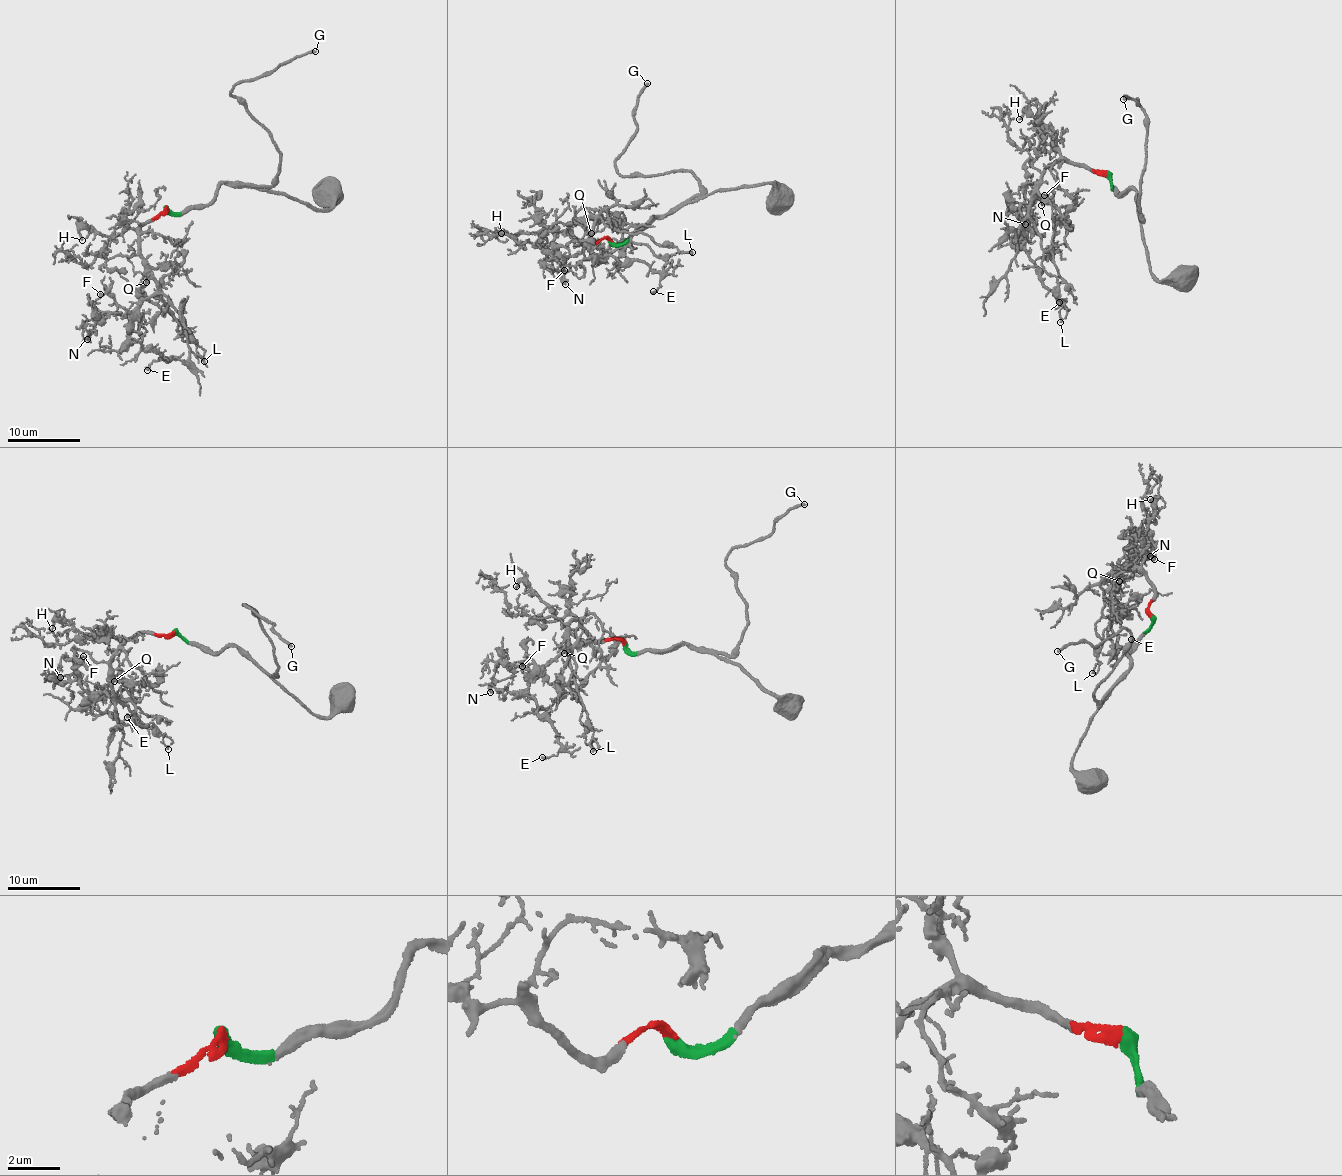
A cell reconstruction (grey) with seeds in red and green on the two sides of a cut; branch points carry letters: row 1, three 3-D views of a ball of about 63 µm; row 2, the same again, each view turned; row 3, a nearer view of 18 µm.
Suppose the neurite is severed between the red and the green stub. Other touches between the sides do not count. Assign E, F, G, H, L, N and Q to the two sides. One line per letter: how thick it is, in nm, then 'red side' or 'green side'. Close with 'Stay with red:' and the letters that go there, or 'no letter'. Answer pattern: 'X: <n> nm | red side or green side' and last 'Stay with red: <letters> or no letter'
E: 180 nm | red side
F: 90 nm | red side
G: 200 nm | green side
H: 100 nm | red side
L: 130 nm | red side
N: 170 nm | red side
Q: 100 nm | red side
Stay with red: E, F, H, L, N, Q

